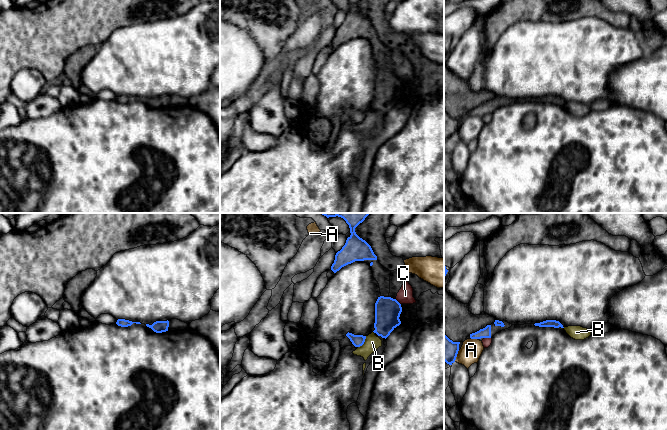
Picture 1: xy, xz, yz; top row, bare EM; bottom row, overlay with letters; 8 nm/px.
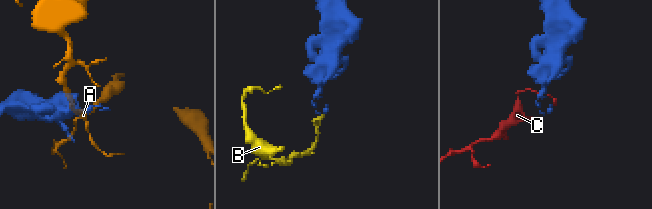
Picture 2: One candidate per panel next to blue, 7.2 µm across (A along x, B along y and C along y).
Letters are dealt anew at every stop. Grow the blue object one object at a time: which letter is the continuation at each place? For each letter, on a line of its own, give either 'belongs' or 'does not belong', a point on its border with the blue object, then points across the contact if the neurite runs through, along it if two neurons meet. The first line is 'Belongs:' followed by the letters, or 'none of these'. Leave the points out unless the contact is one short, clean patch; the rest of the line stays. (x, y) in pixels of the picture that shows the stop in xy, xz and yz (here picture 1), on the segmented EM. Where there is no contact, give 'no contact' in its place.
Belongs: none of these
A: does not belong | yz (474, 338)
B: does not belong | xz (363, 342) | along xz (366, 336), (363, 343), (358, 347)
C: does not belong | yz (487, 337)

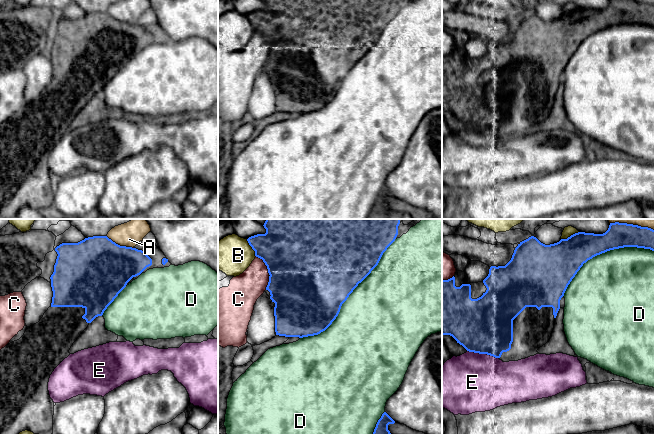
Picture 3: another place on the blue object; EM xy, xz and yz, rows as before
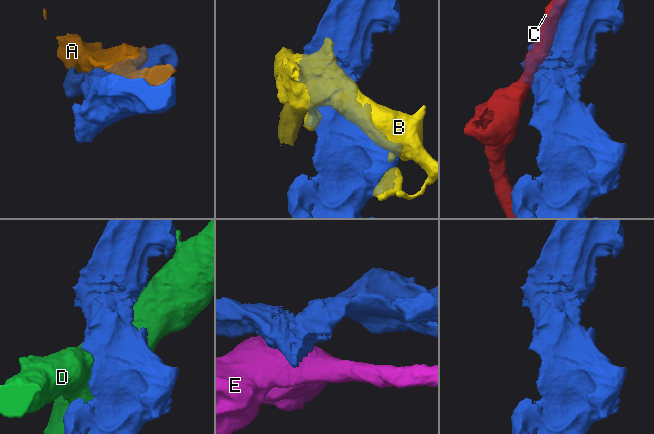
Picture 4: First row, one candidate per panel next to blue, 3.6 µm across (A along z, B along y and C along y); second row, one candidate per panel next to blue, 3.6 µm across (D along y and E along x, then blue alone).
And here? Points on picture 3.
Belongs: none of these
A: does not belong | xy (119, 245)
B: does not belong | xz (252, 248)
C: does not belong | xz (265, 264)
D: does not belong | xz (348, 296)
E: does not belong | yz (483, 353)

